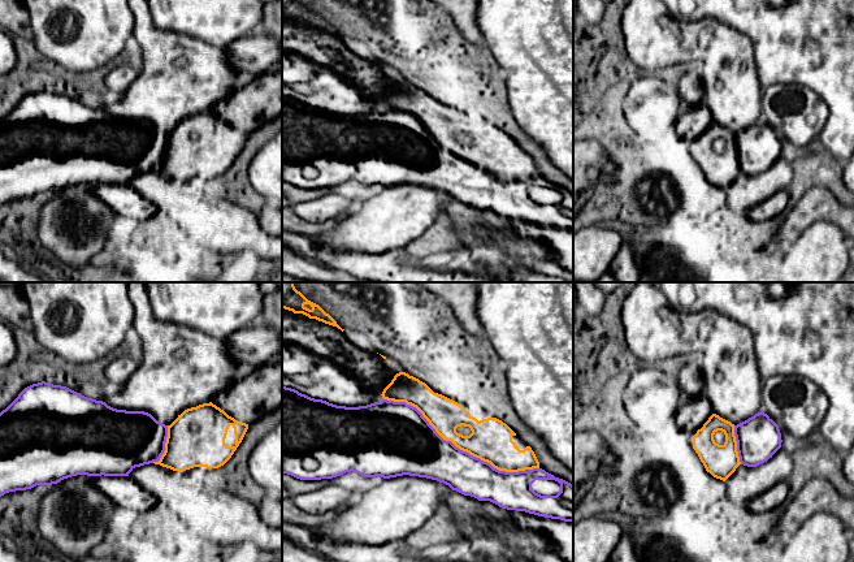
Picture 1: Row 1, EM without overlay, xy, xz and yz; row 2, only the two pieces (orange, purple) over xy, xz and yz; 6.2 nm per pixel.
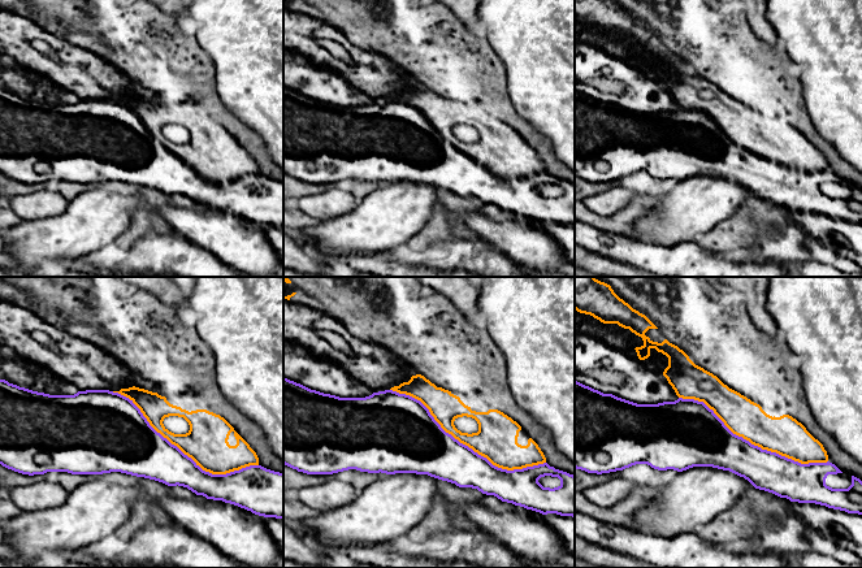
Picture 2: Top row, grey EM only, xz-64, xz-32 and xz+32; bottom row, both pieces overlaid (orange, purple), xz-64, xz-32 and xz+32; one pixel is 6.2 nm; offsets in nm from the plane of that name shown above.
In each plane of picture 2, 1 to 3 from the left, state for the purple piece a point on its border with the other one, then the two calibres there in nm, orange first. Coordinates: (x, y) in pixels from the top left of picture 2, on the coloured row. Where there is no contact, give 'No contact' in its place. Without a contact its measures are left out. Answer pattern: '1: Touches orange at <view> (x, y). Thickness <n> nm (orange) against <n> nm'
1: Touches orange at xz-64 (183, 452). Thickness 260 nm (orange) against 300 nm
2: Touches orange at xz-32 (466, 445). Thickness 260 nm (orange) against 320 nm
3: Touches orange at xz+32 (753, 443). Thickness 240 nm (orange) against 280 nm

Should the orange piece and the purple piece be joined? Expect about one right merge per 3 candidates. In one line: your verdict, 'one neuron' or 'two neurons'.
two neurons

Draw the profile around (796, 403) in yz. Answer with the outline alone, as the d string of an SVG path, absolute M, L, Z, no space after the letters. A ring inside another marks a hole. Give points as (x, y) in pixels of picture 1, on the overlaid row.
M803 377L766 379L760 398L762 411L798 440L819 428L828 410L827 397Z

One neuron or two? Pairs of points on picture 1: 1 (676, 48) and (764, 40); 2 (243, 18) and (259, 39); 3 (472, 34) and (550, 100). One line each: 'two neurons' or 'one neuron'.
1: two neurons
2: two neurons
3: two neurons

